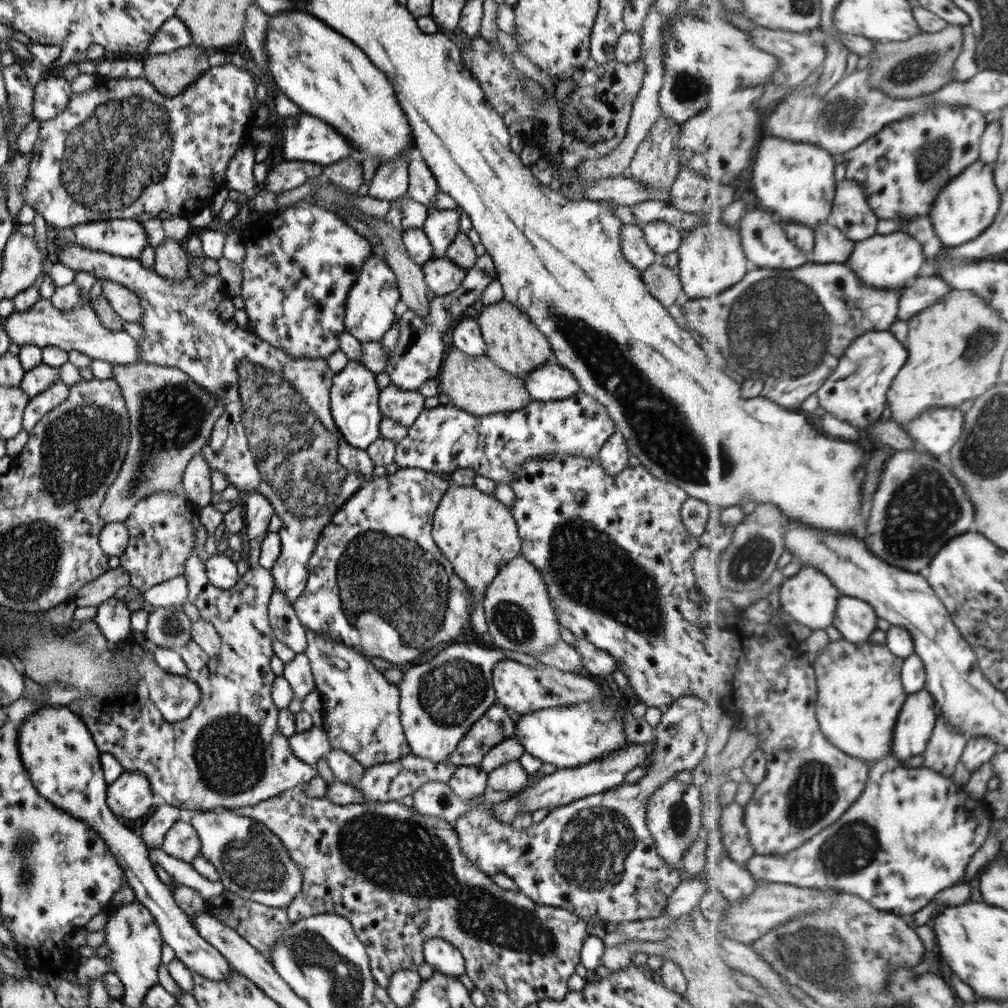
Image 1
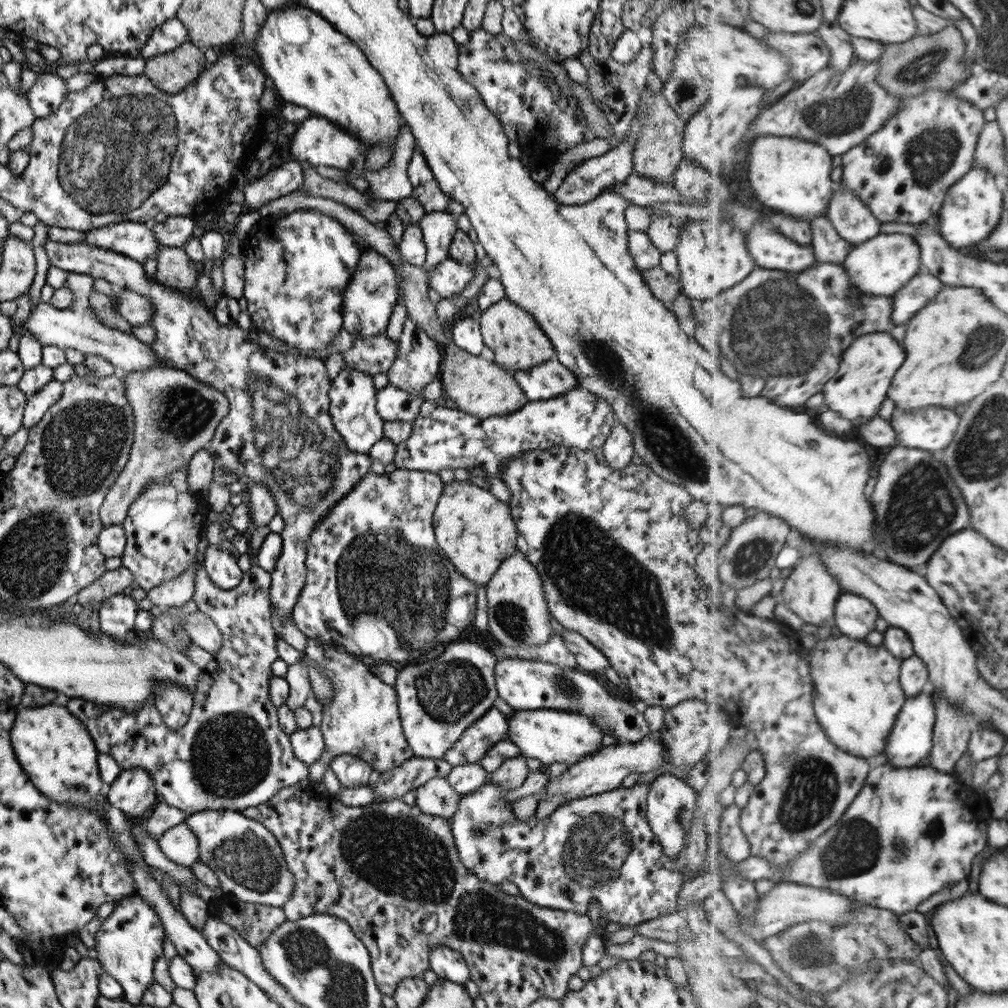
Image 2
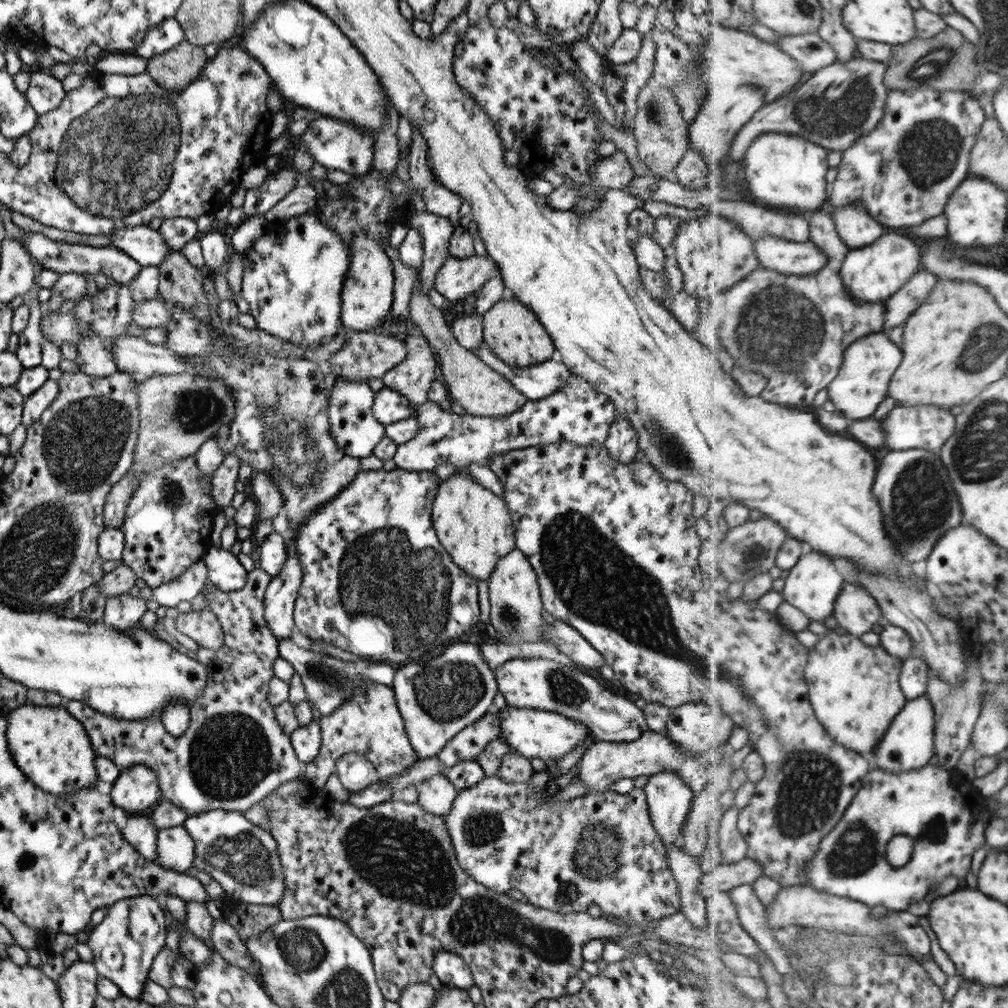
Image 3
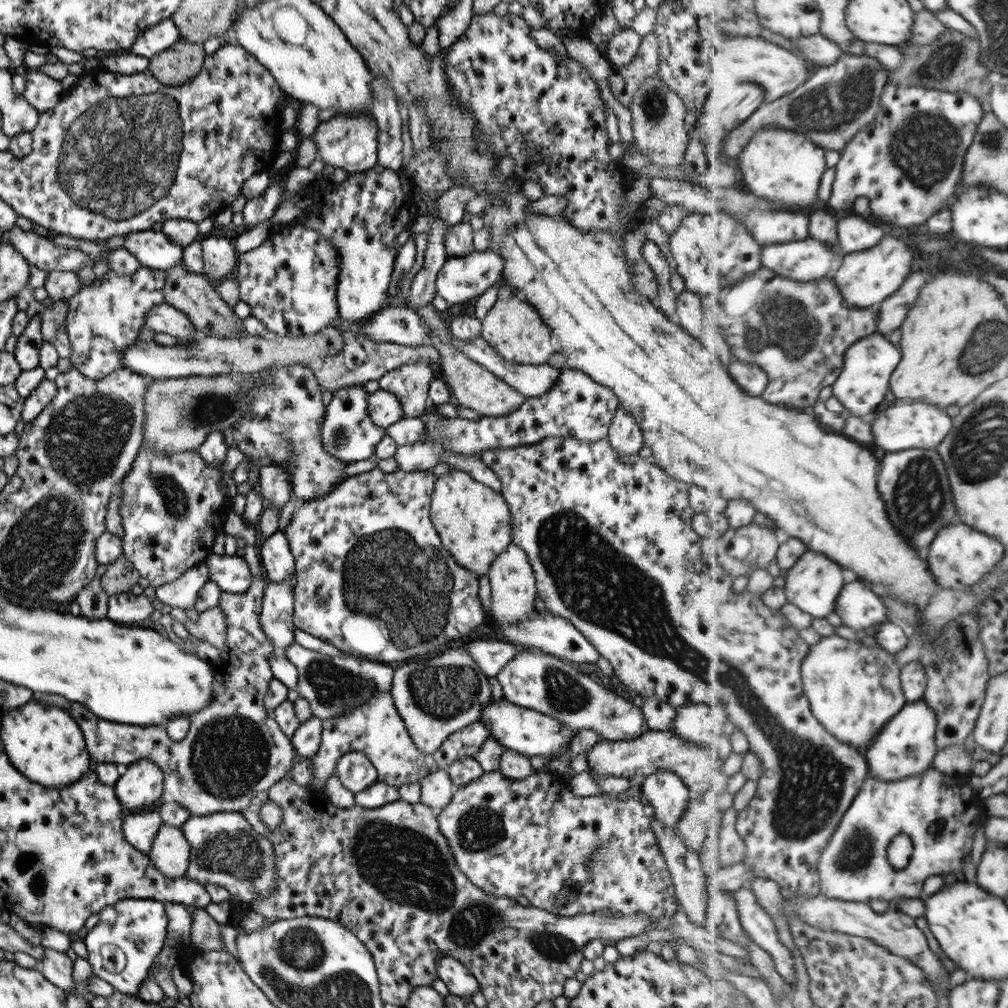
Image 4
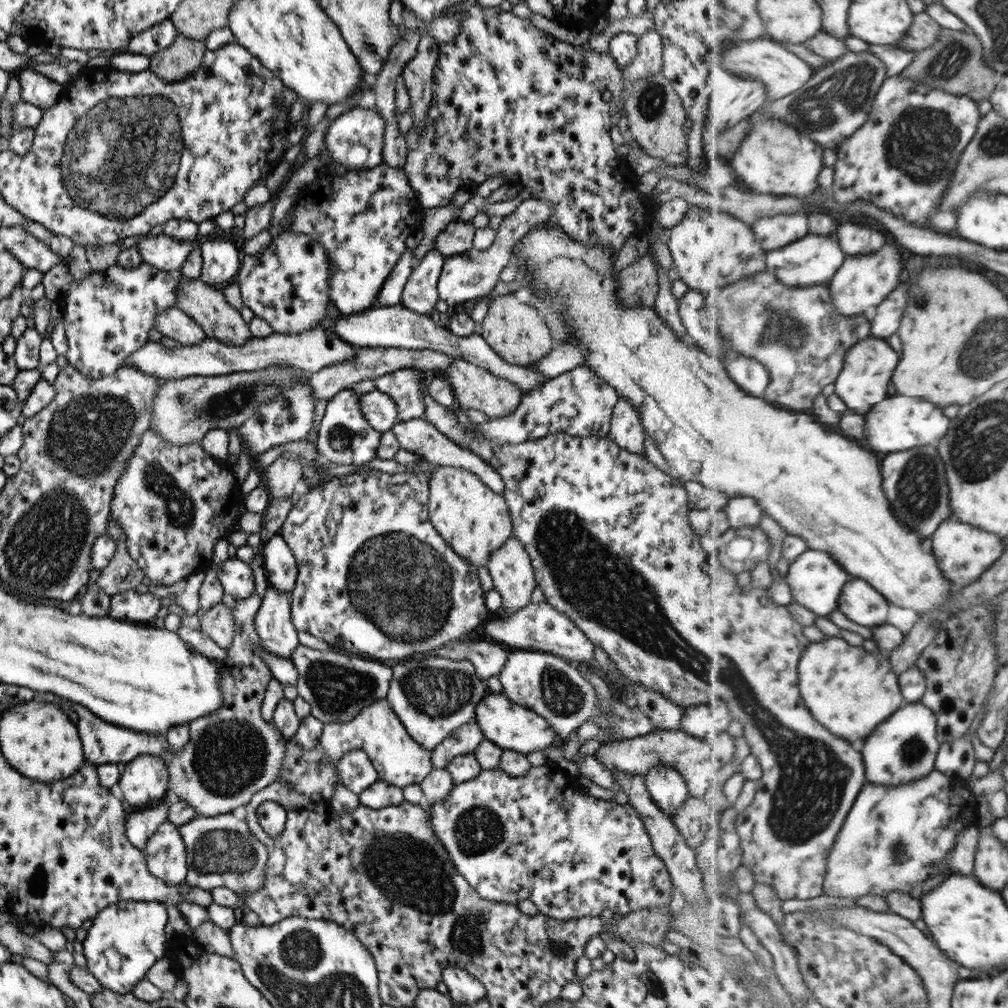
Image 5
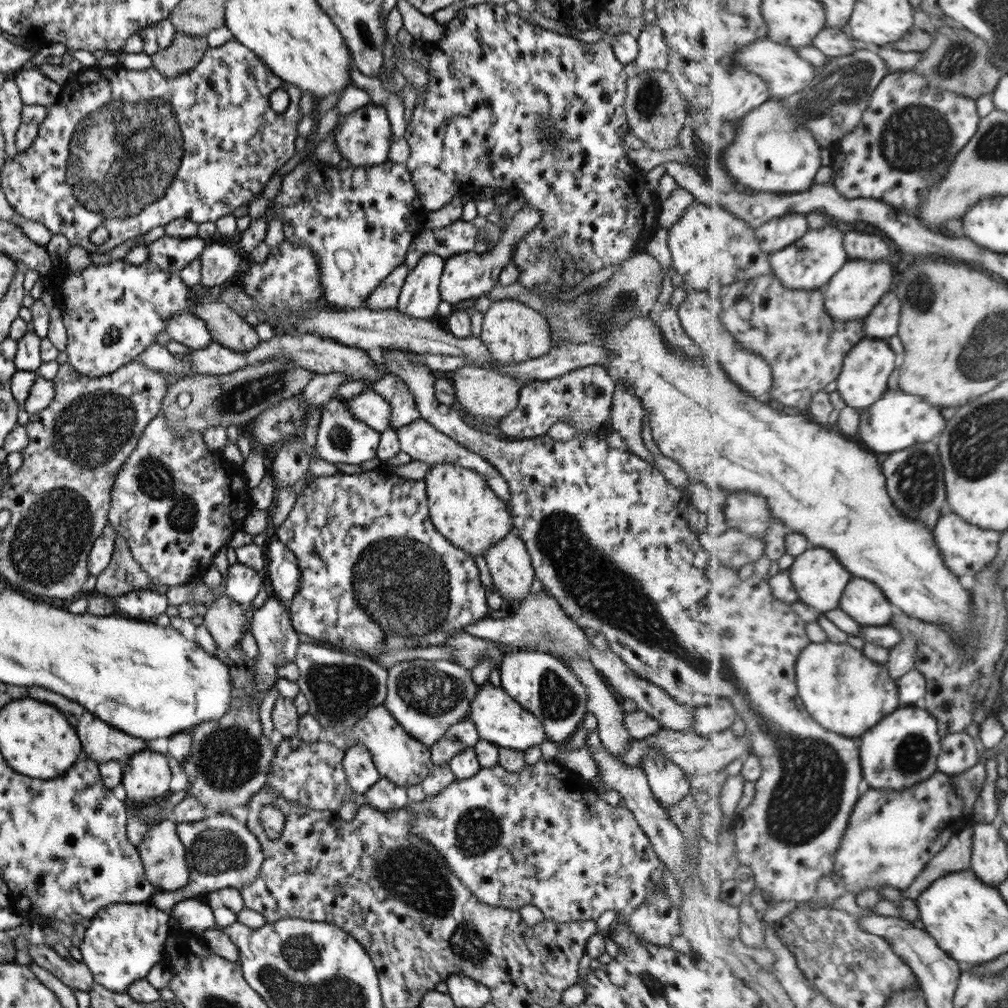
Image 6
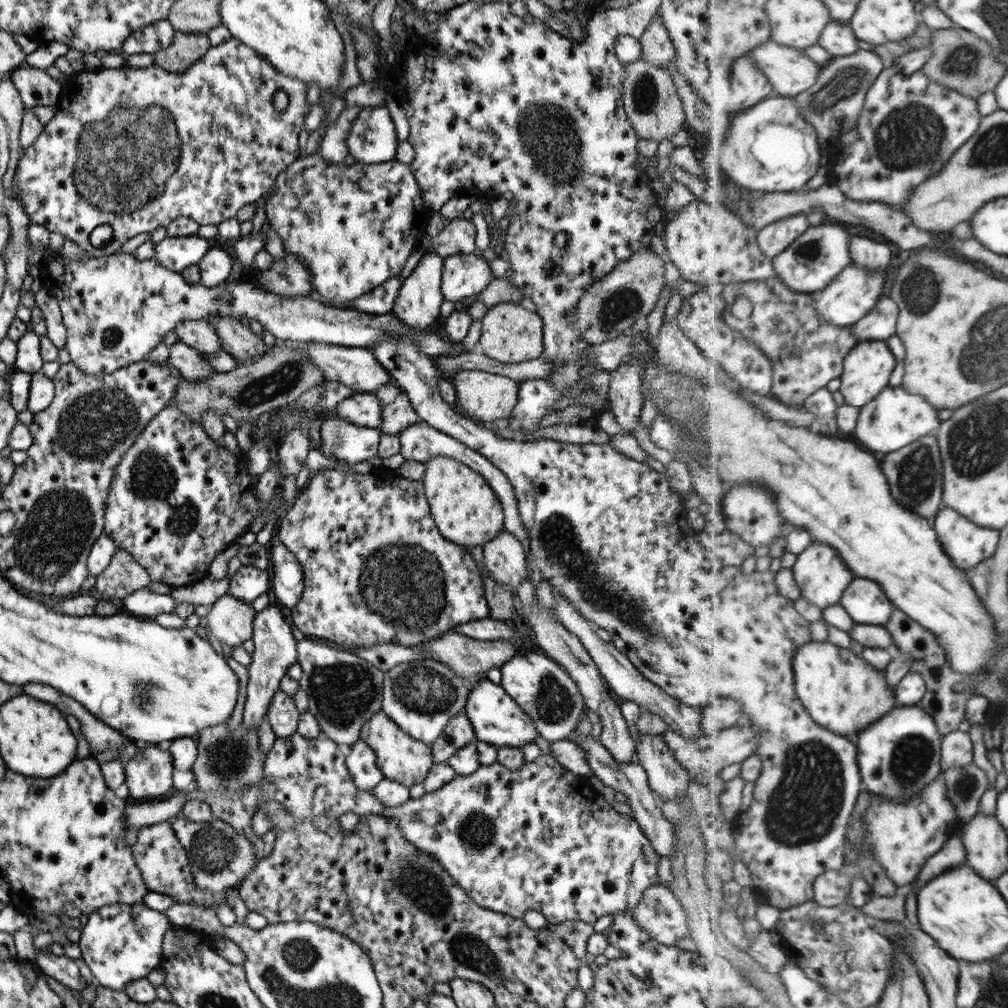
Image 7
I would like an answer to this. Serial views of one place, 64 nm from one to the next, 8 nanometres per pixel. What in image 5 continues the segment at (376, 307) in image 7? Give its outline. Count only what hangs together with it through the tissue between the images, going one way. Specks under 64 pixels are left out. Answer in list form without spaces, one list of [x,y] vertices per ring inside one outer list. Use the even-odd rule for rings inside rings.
[[[406,248],[394,265],[390,276],[384,282],[383,289],[377,296],[375,306],[391,307],[400,304],[403,288],[415,264],[413,254]]]

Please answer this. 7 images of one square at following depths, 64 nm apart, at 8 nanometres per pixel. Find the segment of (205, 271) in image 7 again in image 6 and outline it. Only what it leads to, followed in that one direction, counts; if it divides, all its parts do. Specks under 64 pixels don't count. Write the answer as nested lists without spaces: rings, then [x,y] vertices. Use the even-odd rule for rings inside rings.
[[[221,243],[208,244],[199,257],[201,258],[201,284],[205,287],[228,283],[238,270],[241,259],[240,252],[236,252],[228,244]]]

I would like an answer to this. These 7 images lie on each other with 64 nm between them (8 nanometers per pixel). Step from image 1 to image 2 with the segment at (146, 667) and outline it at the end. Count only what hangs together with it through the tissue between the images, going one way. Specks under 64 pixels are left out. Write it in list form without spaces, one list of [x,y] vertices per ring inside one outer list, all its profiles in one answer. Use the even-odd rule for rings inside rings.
[[[164,683],[157,688],[153,703],[166,728],[175,731],[188,722],[194,704],[194,695],[195,693],[190,689],[176,687],[170,683]]]

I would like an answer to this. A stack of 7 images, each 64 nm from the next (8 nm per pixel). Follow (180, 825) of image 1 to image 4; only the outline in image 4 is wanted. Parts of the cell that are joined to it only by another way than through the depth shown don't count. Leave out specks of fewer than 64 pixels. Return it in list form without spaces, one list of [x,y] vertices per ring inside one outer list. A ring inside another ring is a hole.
[[[161,824],[148,853],[150,864],[167,877],[181,877],[187,874],[190,864],[190,843],[181,827]]]

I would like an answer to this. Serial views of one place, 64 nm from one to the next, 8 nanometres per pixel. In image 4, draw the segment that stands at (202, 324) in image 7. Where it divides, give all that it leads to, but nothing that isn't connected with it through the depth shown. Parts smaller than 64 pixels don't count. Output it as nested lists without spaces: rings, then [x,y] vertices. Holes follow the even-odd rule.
[[[170,303],[154,305],[143,319],[146,328],[172,335],[184,344],[200,336],[186,314],[174,308]]]

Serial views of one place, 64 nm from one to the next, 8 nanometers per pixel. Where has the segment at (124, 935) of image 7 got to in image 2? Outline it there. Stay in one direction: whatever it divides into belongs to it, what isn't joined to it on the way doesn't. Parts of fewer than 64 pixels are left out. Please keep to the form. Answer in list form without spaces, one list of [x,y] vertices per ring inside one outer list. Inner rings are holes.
[[[137,894],[115,902],[112,913],[95,933],[98,951],[96,959],[101,962],[105,974],[113,976],[123,988],[123,996],[130,1004],[139,1004],[146,989],[155,982],[153,970],[156,961],[163,956],[162,944],[165,932],[160,917],[151,906]]]

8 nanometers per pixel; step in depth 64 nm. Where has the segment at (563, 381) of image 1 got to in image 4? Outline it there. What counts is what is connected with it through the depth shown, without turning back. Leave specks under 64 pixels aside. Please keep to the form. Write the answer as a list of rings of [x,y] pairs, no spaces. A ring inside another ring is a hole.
[[[453,336],[452,344],[524,397],[536,398],[546,394],[562,375],[562,370],[550,363],[515,365],[506,362],[482,336],[472,340],[460,340]]]

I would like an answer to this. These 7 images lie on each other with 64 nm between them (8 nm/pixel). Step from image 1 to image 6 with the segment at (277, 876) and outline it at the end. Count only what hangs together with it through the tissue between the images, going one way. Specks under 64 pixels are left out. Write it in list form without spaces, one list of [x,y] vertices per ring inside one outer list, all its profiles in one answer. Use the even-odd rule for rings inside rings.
[[[215,814],[198,822],[177,823],[177,833],[185,846],[188,856],[189,881],[186,886],[174,891],[162,891],[155,894],[150,903],[170,913],[175,904],[201,894],[208,894],[221,888],[242,890],[252,884],[258,876],[264,852],[257,838],[245,823],[226,814]]]

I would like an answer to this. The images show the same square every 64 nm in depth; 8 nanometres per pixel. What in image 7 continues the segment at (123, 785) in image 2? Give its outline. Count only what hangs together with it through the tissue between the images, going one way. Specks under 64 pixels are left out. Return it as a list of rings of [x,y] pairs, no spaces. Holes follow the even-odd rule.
[[[158,747],[135,749],[124,760],[125,783],[129,794],[136,800],[149,800],[171,792],[172,771],[171,753]]]

